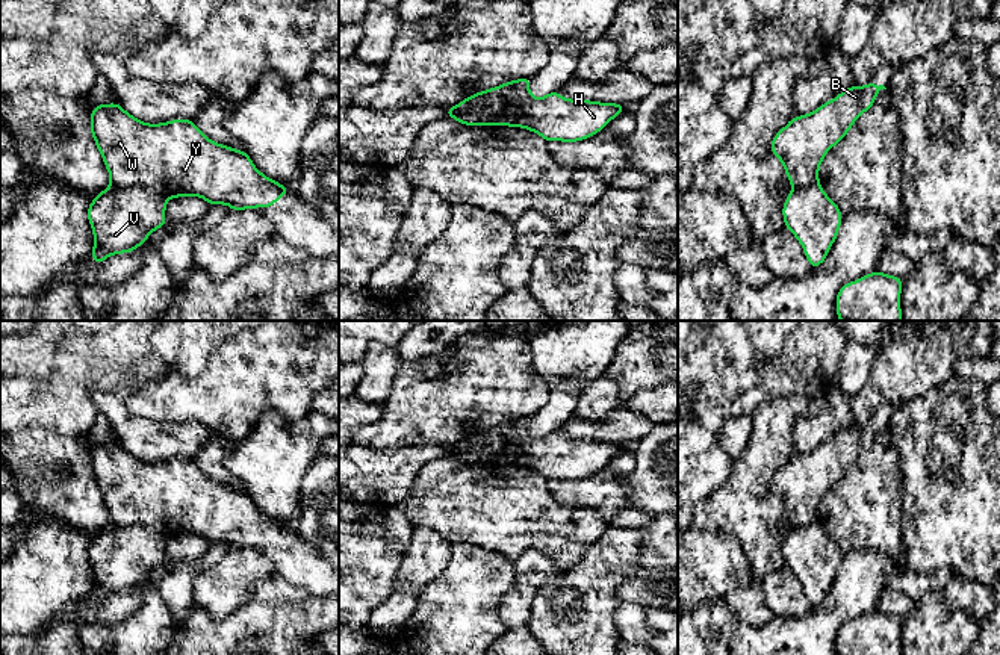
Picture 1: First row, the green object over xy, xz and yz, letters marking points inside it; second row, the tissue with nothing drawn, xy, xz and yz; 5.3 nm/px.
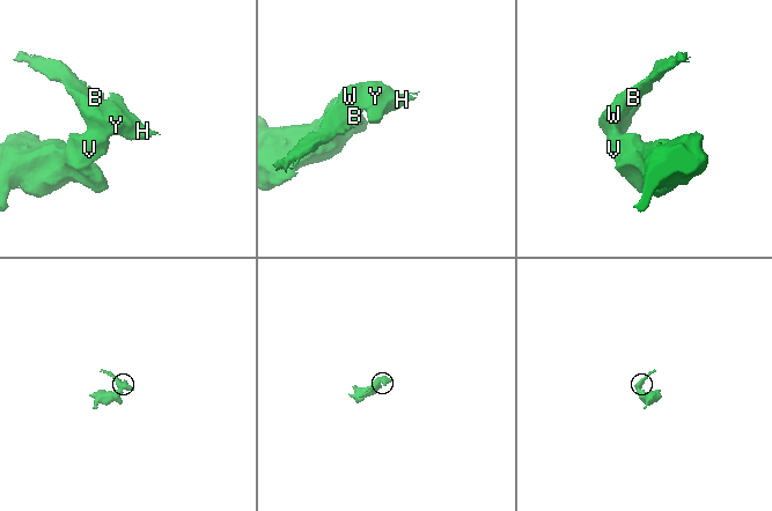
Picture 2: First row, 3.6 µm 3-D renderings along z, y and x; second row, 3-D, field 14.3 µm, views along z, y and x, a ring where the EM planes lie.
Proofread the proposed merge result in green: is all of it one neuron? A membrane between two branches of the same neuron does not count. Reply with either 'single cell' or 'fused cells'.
fused cells

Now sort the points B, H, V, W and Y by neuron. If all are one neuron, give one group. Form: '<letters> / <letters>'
B H W Y / V

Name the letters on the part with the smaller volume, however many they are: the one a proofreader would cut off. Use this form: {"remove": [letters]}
{"remove": ["B", "H", "W", "Y"]}

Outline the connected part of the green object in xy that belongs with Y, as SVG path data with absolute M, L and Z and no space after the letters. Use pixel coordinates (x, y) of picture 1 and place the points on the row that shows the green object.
M118 103L94 107L91 118L91 135L115 188L145 186L165 198L201 197L209 204L228 204L231 210L269 207L287 194L287 186L263 175L245 151L215 144L192 120L145 124Z

